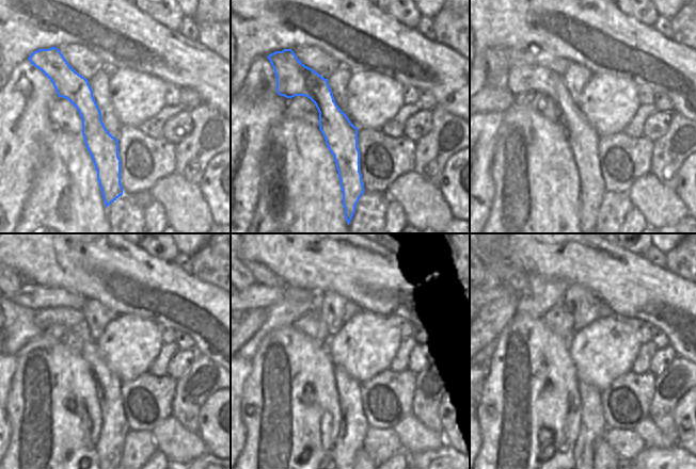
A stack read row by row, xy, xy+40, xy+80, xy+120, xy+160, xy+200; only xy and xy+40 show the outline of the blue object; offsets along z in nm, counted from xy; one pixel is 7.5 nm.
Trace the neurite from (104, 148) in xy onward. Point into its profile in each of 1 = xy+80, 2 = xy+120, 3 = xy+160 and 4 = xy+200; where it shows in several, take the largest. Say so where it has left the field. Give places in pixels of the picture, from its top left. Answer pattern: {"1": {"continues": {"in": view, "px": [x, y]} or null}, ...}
{"1": {"continues": {"in": "xy+80", "px": [523, 80]}}, "2": {"continues": {"in": "xy+120", "px": [114, 427]}}, "3": {"continues": {"in": "xy+160", "px": [353, 425]}}, "4": {"continues": {"in": "xy+200", "px": [592, 426]}}}

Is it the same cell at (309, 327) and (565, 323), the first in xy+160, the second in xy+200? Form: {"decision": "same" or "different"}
{"decision": "same"}

